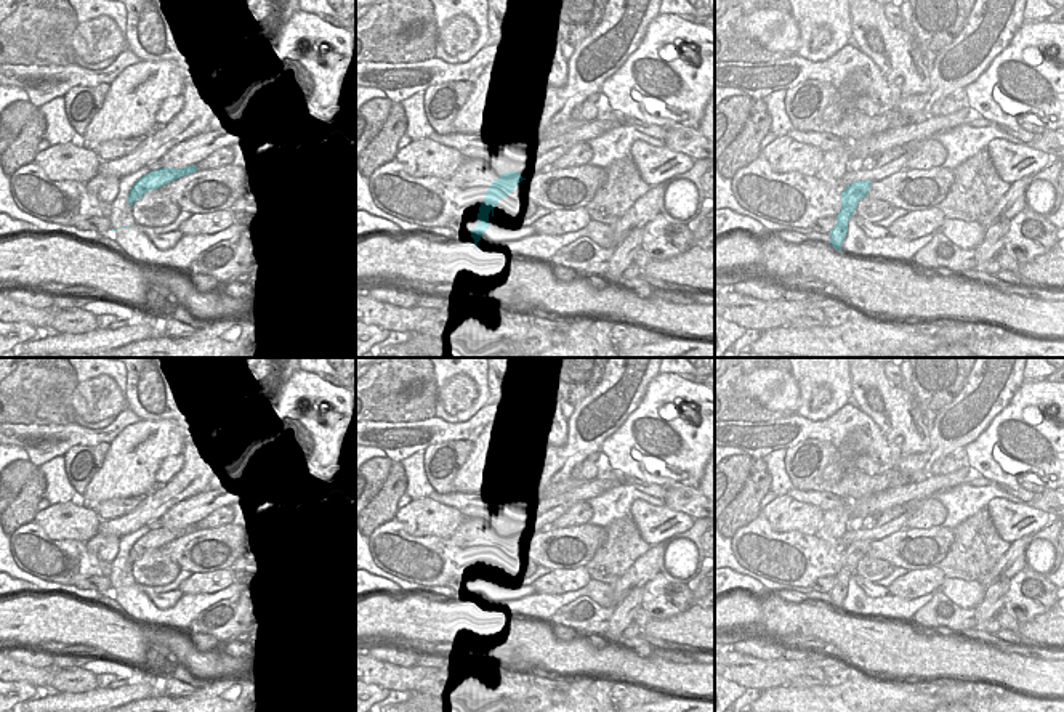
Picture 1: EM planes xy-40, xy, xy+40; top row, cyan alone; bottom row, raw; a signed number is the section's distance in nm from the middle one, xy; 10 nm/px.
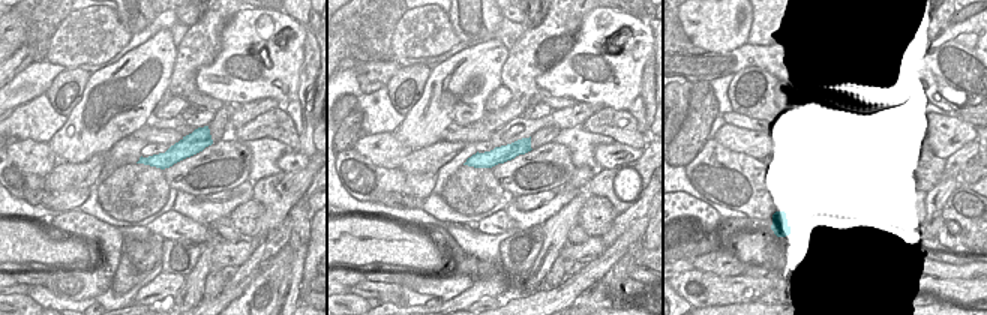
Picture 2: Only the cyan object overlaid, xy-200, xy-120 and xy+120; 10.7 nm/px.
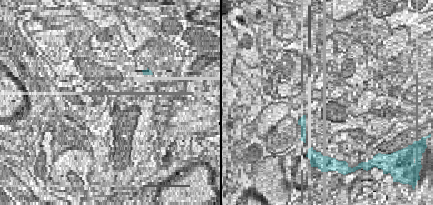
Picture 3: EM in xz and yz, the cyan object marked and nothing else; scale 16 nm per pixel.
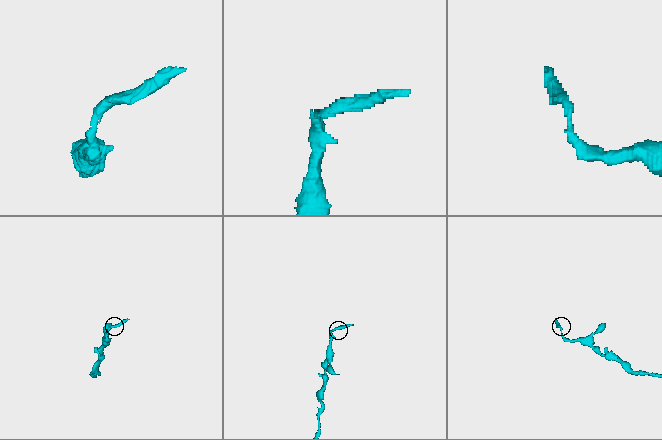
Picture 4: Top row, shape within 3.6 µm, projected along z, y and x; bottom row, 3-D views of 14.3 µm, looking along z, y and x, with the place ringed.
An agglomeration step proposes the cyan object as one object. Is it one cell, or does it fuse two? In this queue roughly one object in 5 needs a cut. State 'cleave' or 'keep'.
keep

